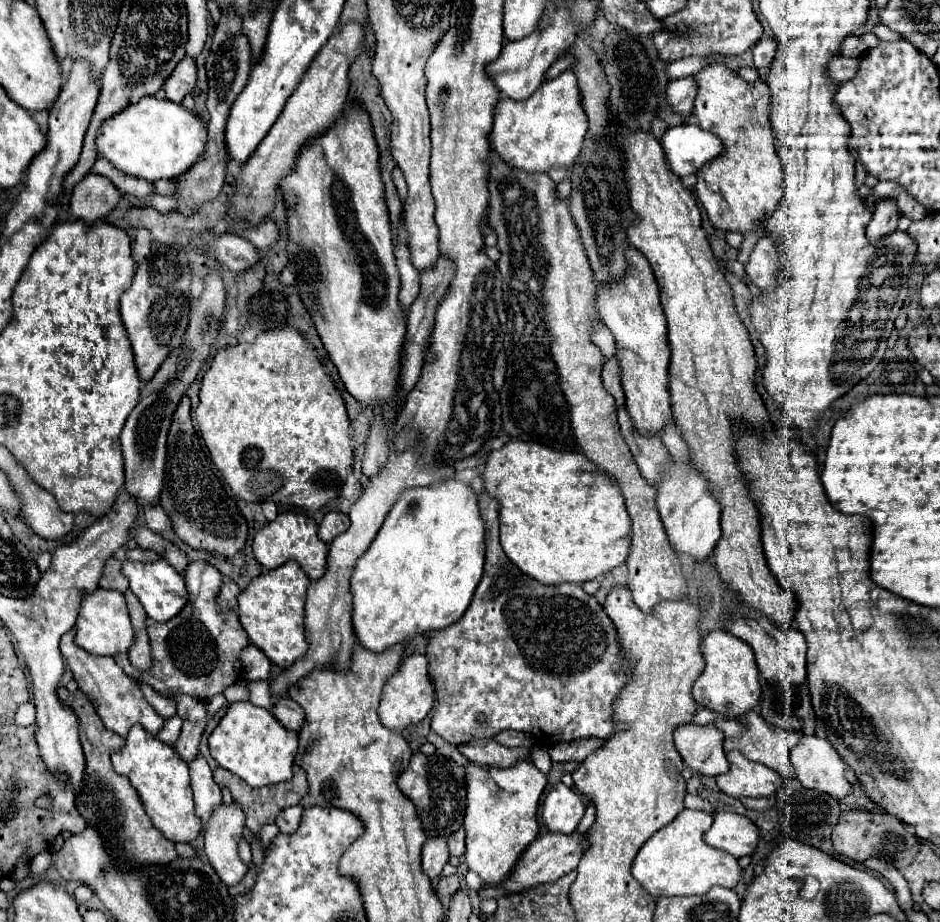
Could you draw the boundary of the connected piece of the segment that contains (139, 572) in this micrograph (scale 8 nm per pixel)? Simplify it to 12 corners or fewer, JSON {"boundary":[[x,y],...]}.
{"boundary":[[124,561],[146,615],[168,621],[186,605],[184,577],[166,561]]}

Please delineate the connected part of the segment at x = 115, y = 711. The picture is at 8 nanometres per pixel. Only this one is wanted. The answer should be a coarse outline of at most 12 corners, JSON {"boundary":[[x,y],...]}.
{"boundary":[[74,645],[60,651],[78,689],[110,731],[134,723],[158,733],[164,719],[112,657]]}

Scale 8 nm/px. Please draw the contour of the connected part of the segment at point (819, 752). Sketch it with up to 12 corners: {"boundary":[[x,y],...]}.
{"boundary":[[800,733],[792,765],[806,789],[846,797],[848,765],[820,735]]}

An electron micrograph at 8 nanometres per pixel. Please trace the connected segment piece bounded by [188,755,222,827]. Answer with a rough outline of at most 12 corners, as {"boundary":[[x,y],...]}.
{"boundary":[[200,755],[188,763],[196,815],[206,827],[222,791]]}

